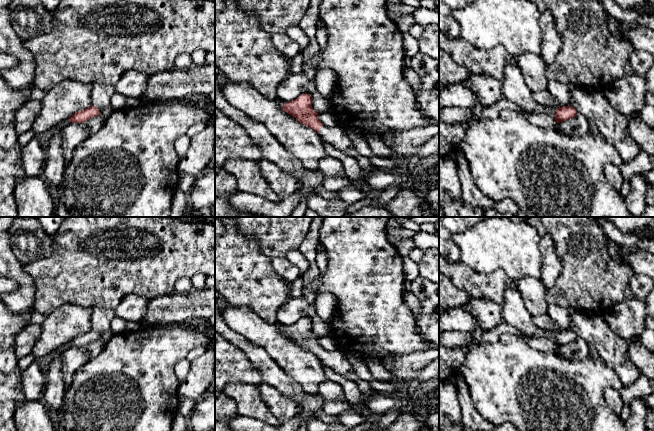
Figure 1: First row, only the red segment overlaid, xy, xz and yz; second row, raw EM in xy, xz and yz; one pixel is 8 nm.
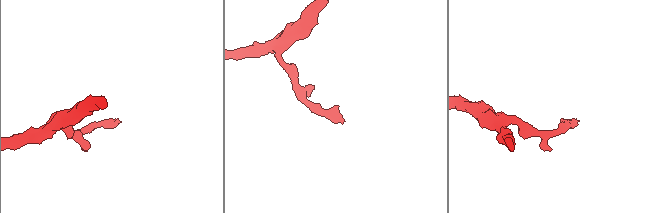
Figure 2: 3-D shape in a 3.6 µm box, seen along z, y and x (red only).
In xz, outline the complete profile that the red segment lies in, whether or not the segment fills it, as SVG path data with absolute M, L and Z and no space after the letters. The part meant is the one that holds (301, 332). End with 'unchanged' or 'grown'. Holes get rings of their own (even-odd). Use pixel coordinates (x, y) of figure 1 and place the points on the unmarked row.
M302 318L297 323L283 329L283 334L294 340L301 348L304 348L318 356L325 366L349 380L359 384L360 378L346 356L339 350L324 350L318 343L318 337L312 331L313 321L310 318Z | grown

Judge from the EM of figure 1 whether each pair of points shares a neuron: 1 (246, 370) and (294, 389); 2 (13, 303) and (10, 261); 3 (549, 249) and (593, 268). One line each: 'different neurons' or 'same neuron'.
1: different neurons
2: same neuron
3: different neurons

